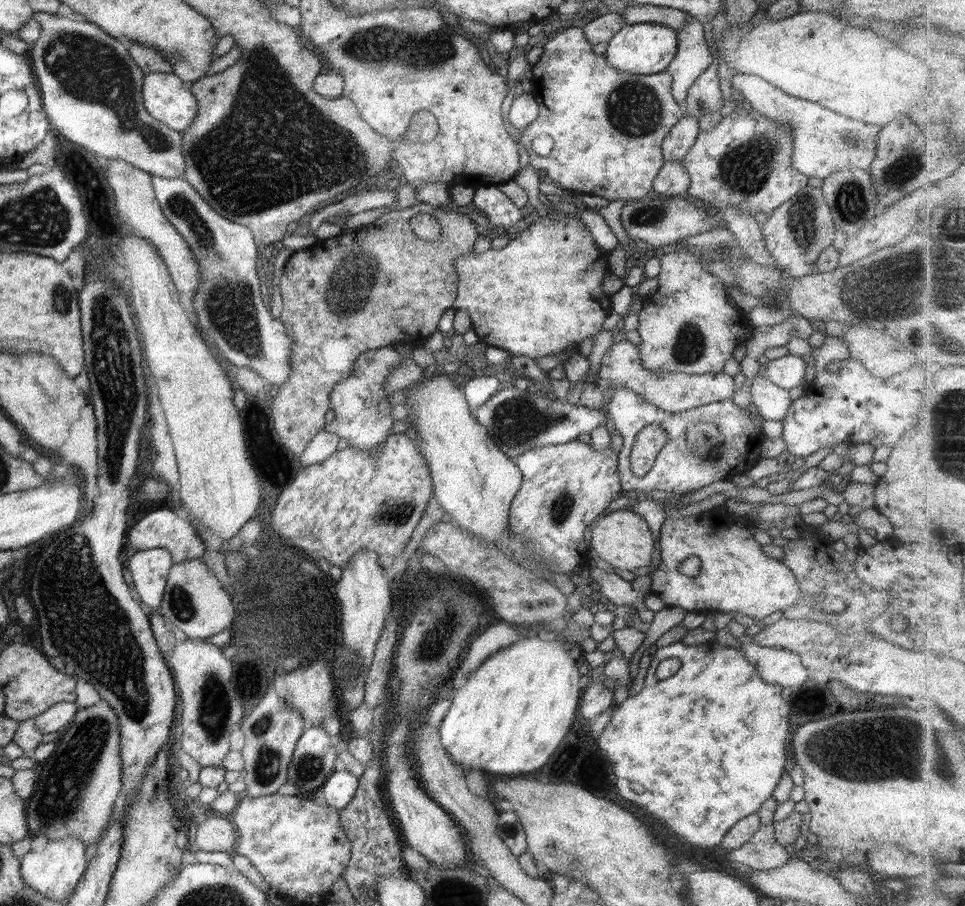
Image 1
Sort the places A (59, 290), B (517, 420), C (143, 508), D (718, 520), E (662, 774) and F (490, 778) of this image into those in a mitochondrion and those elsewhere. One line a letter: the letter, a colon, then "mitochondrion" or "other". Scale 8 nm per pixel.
A: mitochondrion
B: mitochondrion
C: other
D: other
E: other
F: other

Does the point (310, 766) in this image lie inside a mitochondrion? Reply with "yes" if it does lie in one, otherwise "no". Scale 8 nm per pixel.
yes

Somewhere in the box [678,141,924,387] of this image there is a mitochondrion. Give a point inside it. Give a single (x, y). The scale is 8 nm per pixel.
(851, 201)

